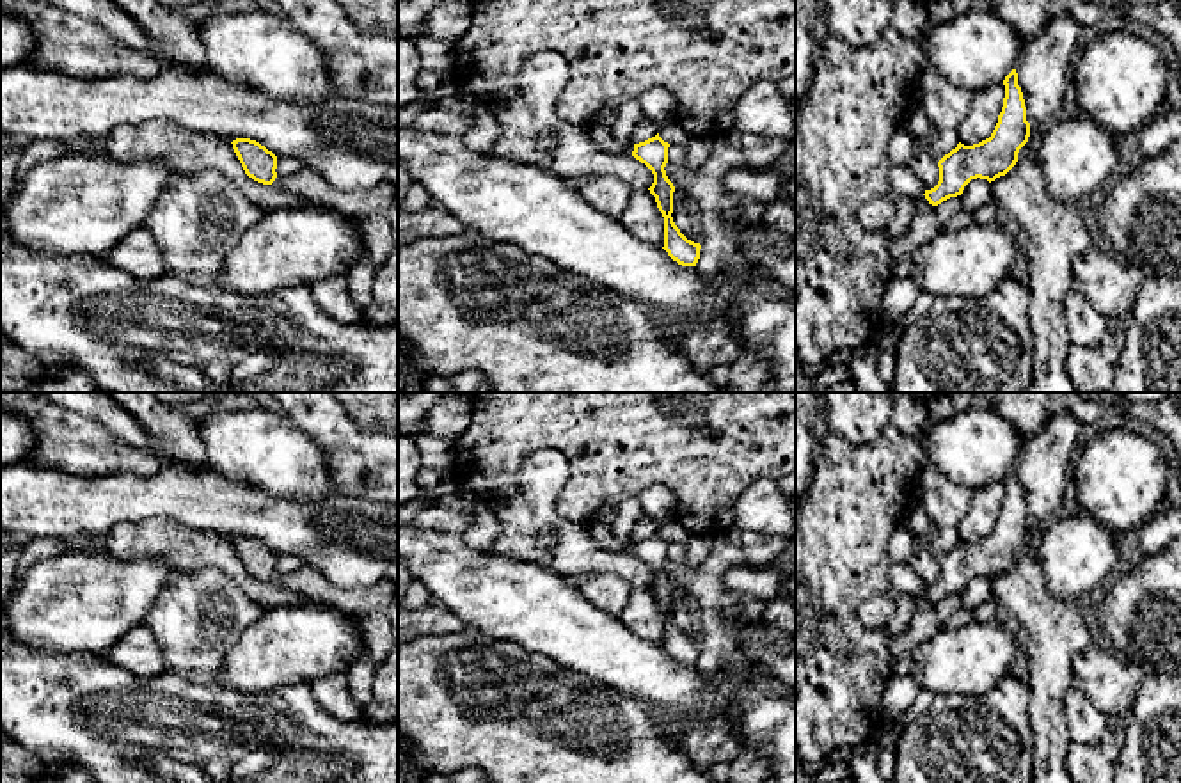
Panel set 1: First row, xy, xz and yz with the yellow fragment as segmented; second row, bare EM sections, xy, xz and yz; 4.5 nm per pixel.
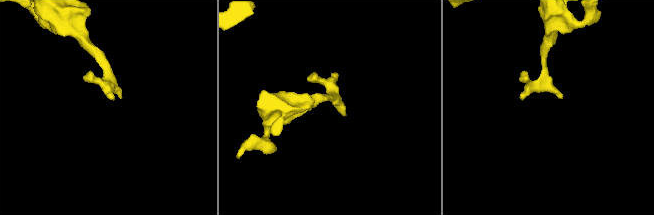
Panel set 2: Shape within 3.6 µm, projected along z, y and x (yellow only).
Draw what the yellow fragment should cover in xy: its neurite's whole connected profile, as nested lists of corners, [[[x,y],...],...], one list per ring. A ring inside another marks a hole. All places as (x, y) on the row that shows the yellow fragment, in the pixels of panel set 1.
[[[236,138],[233,149],[249,178],[258,183],[272,185],[277,178],[277,156],[250,138]]]

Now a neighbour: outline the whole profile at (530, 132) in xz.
[[[542,50],[527,57],[517,76],[517,92],[508,98],[497,98],[487,107],[497,121],[497,140],[492,154],[540,167],[565,181],[577,178],[613,176],[627,183],[632,190],[648,190],[654,183],[652,170],[627,154],[600,151],[588,128],[565,123],[556,114],[556,99],[568,80],[568,64],[565,57],[552,50]]]

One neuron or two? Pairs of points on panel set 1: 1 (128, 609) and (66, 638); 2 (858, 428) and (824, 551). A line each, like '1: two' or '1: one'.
1: one
2: two

